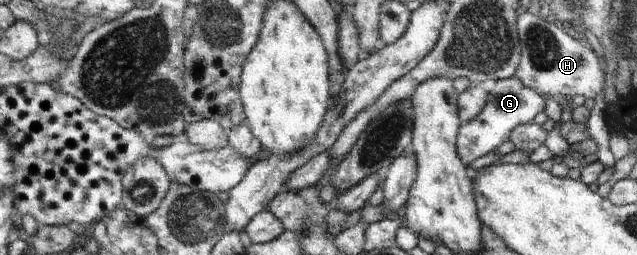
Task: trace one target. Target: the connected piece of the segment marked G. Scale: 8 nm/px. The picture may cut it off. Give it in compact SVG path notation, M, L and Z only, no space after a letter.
M515 76L498 79L486 93L485 104L477 117L458 129L455 149L459 161L468 168L476 158L493 153L509 139L510 133L516 127L531 123L536 114L544 112L546 99L536 91L524 88Z

